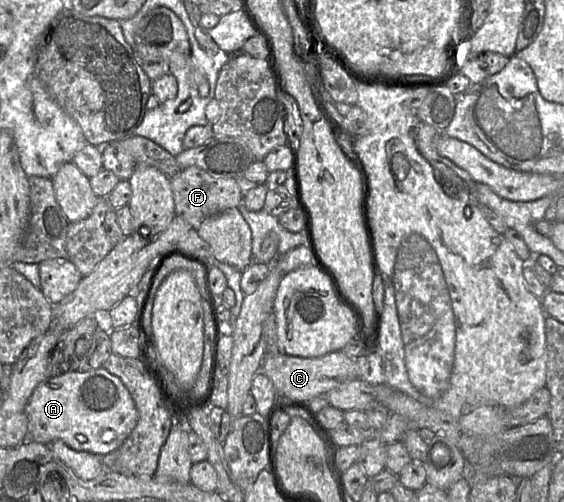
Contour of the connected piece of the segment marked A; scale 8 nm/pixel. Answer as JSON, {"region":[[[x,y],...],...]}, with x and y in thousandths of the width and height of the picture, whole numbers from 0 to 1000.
{"region":[[[184,733],[151,741],[124,741],[90,751],[59,779],[44,813],[50,829],[50,869],[59,880],[85,884],[106,876],[126,894],[177,910],[209,894],[234,861],[245,839],[238,799],[215,757]]]}

